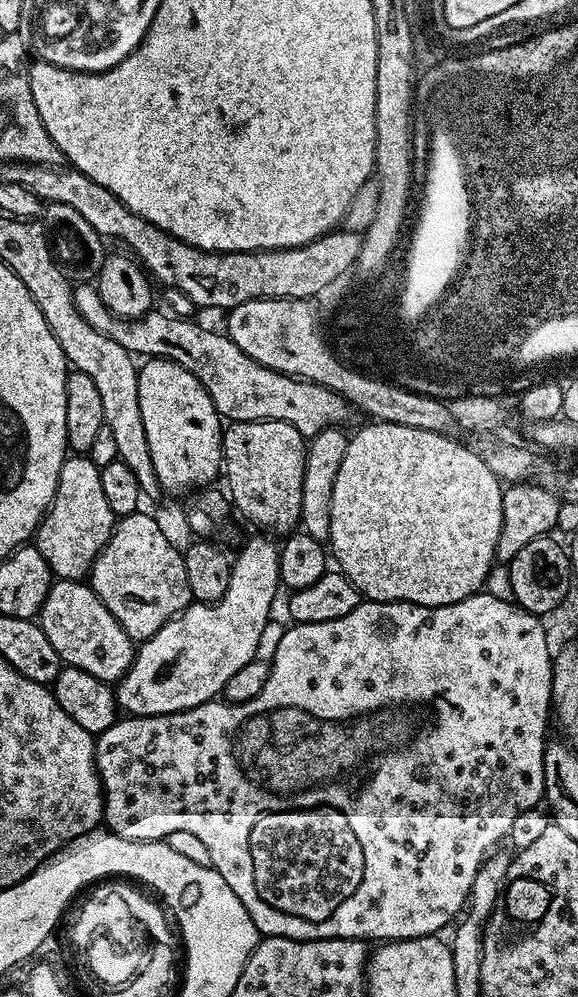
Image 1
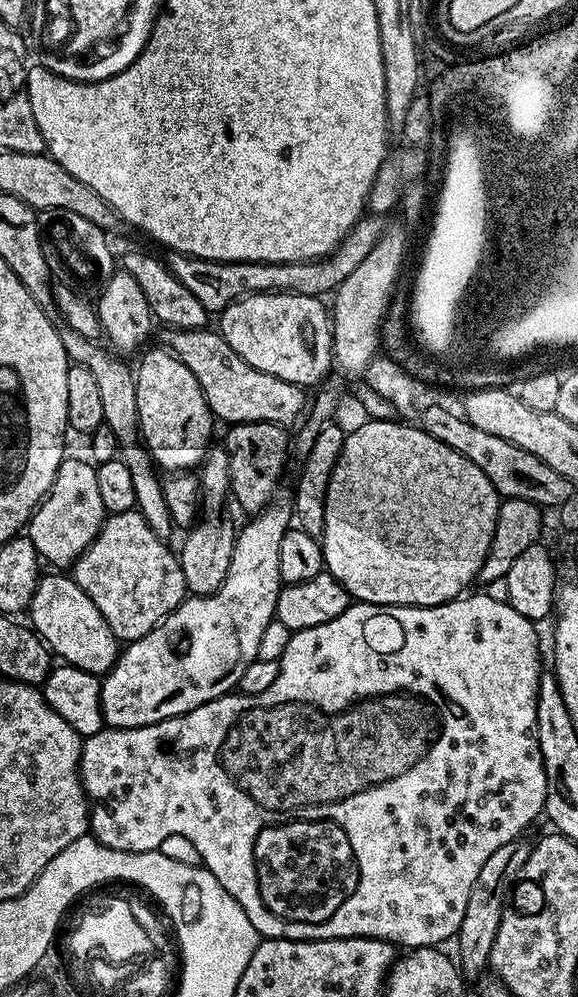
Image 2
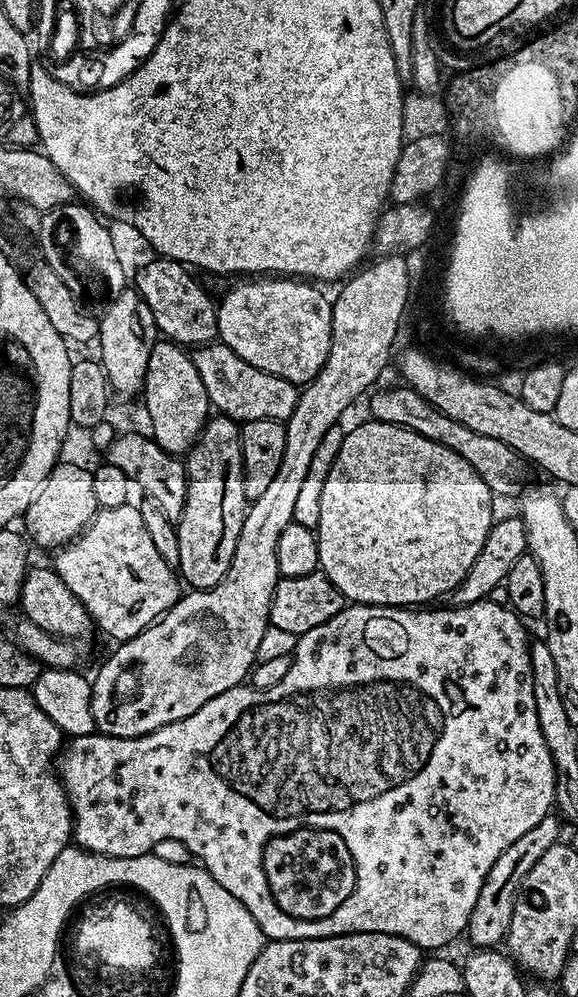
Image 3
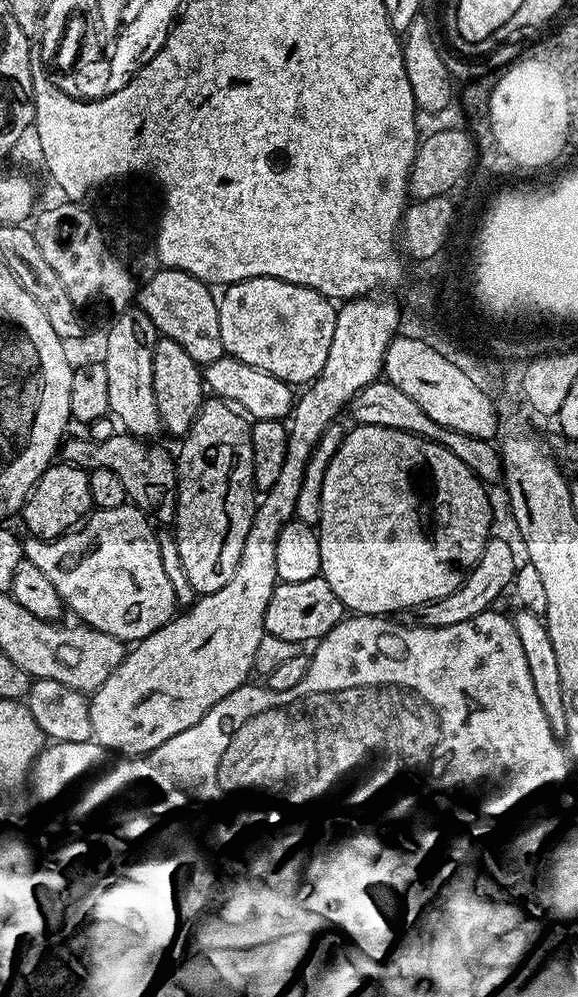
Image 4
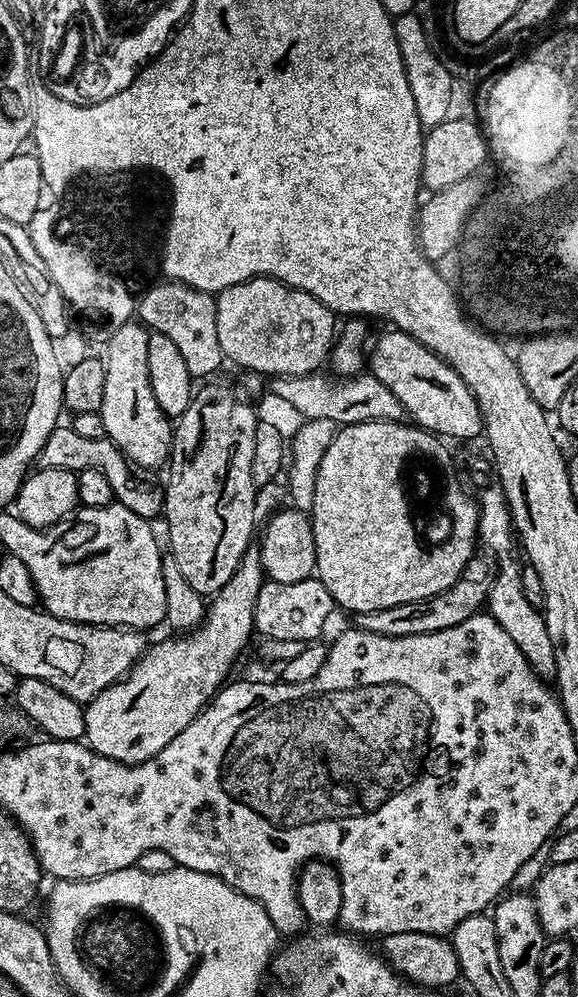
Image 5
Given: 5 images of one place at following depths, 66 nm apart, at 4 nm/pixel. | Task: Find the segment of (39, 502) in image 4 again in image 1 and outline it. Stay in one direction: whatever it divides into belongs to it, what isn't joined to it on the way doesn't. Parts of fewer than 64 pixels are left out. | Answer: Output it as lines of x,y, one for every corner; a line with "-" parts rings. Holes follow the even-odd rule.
72,454
58,474
56,496
36,530
34,546
46,558
56,580
83,581
106,542
110,542
117,519
102,490
100,467
86,454

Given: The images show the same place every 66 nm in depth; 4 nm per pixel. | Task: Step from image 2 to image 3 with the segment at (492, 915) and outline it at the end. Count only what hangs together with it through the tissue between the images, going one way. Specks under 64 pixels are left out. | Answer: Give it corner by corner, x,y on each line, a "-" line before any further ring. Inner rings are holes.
548,813
534,826
533,830
528,830
526,834
522,834
513,846
508,846
506,850
499,855
498,861
494,862
489,874
483,882
482,890
474,904
465,928
466,937
473,943
472,946
488,950
497,947
507,937
510,926
510,918
513,917
513,906
516,901
516,895
519,892
523,880
533,869
534,863
542,858
542,854
559,841
560,830
559,817
555,813

